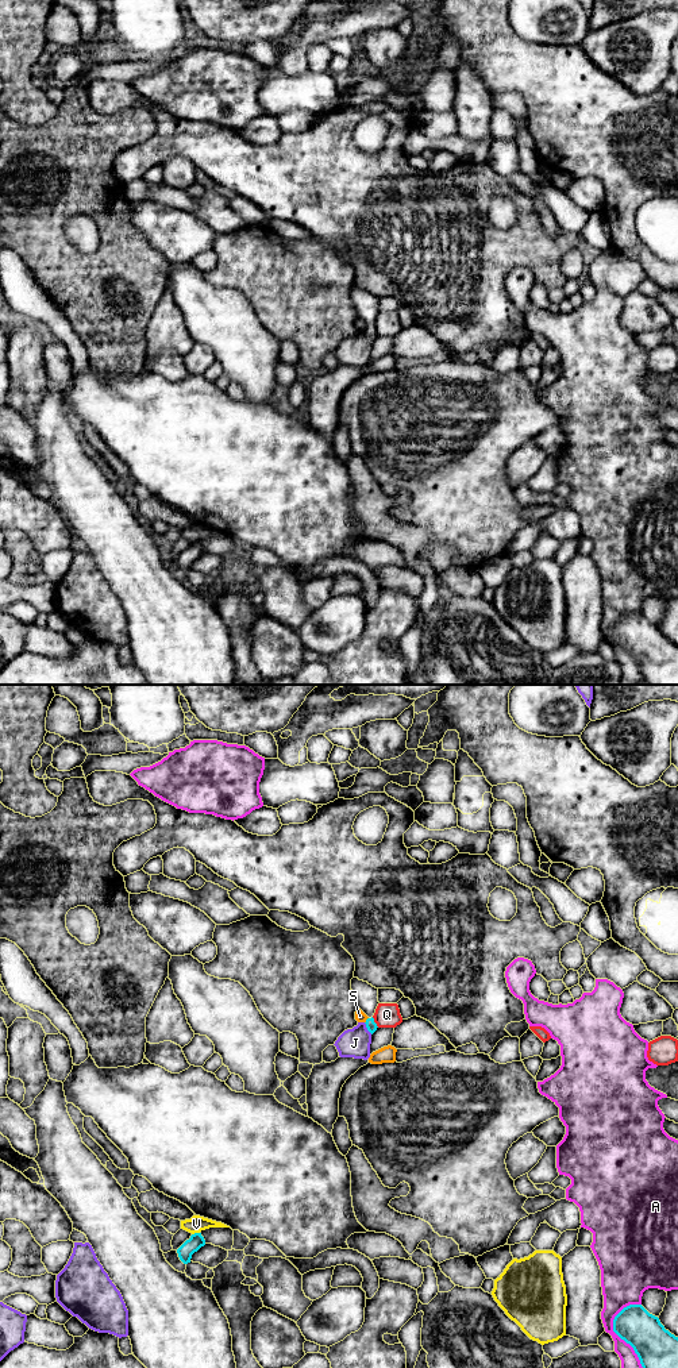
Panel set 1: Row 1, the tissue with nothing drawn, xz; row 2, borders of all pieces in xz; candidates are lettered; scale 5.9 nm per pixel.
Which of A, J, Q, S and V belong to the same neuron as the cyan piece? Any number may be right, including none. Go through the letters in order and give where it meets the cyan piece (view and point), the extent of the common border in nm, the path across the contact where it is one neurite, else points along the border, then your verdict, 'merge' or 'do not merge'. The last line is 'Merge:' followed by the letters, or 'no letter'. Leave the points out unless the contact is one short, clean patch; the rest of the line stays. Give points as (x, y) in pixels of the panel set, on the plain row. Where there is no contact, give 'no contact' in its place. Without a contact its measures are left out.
A: contact xz (621, 647); length 420 nm; do not merge
J: contact xz (366, 335); length 90 nm; do not merge
Q: contact xz (374, 331); length 80 nm; border xz (372, 326), (378, 335); do not merge
S: contact xz (366, 328); length 40 nm; do not merge
V: contact xz (195, 542); length 50 nm; do not merge
Merge: no letter

